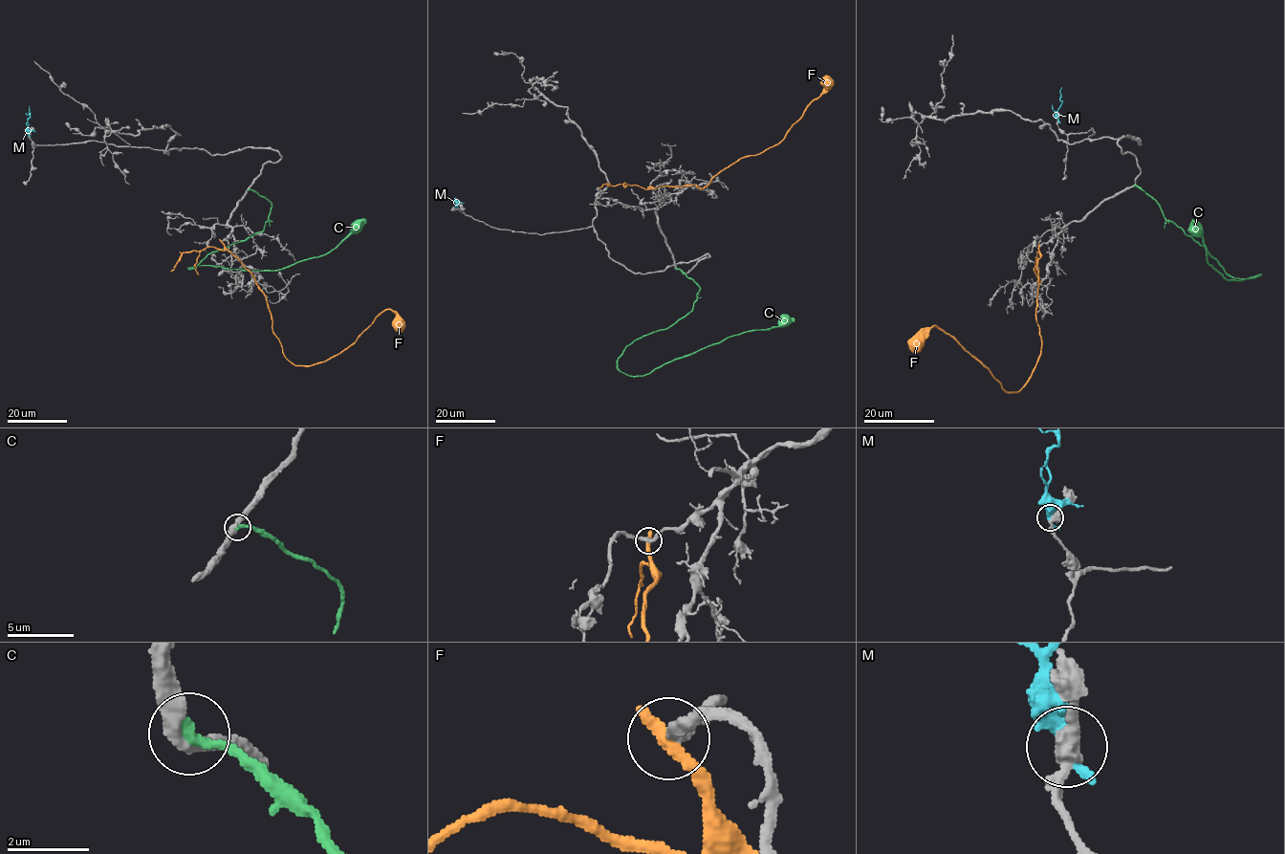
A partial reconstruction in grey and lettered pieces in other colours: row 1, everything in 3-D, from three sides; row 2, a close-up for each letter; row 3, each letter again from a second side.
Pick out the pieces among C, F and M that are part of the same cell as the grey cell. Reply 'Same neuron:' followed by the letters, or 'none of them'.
Same neuron: C

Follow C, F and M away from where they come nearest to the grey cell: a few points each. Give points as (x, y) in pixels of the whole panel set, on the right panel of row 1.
C: (1134, 186), (1228, 273), (1244, 278), (1261, 273), (1227, 280), (1207, 261), (1202, 231), (1193, 221)
F: (1038, 246), (1036, 321), (1041, 351), (1031, 377), (1017, 391), (1006, 391), (937, 326), (932, 325), (910, 349)
M: (1057, 120), (1056, 111), (1061, 103), (1061, 87)

